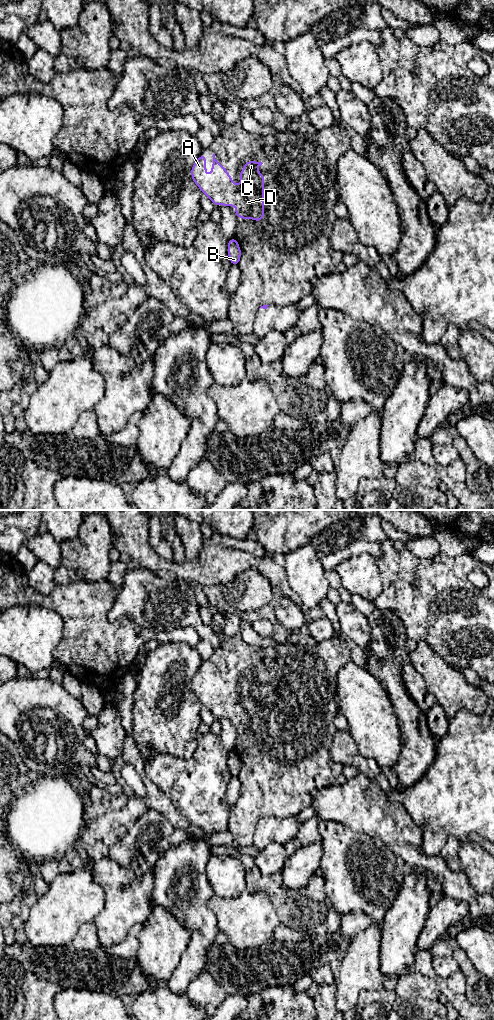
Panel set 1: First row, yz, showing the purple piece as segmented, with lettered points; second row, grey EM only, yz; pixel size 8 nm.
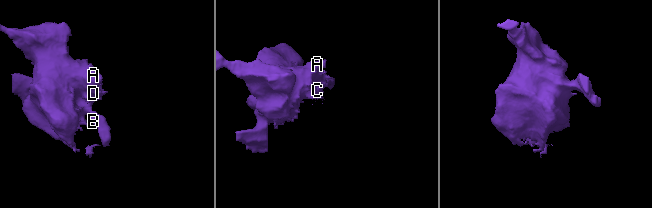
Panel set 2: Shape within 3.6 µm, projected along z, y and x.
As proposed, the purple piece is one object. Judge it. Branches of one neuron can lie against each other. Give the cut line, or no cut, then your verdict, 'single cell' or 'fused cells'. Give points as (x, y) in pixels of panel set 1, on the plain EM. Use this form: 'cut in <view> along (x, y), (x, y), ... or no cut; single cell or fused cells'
cut in yz along (235, 752), (237, 755); fused cells

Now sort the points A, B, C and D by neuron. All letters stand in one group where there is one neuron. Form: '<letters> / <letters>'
A C D / B

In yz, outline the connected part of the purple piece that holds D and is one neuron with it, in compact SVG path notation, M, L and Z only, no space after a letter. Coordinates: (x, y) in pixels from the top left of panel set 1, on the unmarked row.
M201 666L193 676L191 682L192 692L200 700L203 706L208 708L214 717L225 717L232 719L236 717L235 727L245 732L251 730L254 733L262 733L264 730L264 687L256 680L261 678L262 674L255 672L244 675L244 681L240 683L241 694L237 698L232 693L231 688L227 685L227 680L222 679L220 674L215 671L213 666L212 683L209 688L206 687L206 668Z

